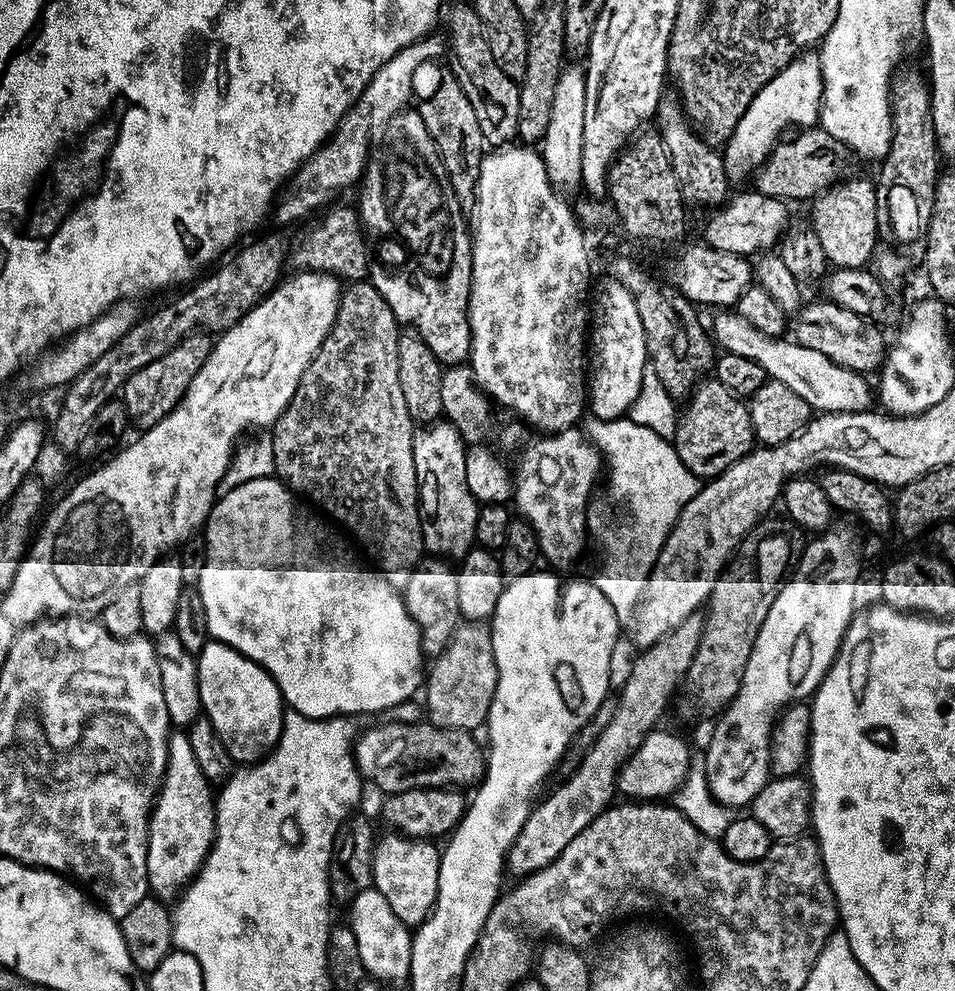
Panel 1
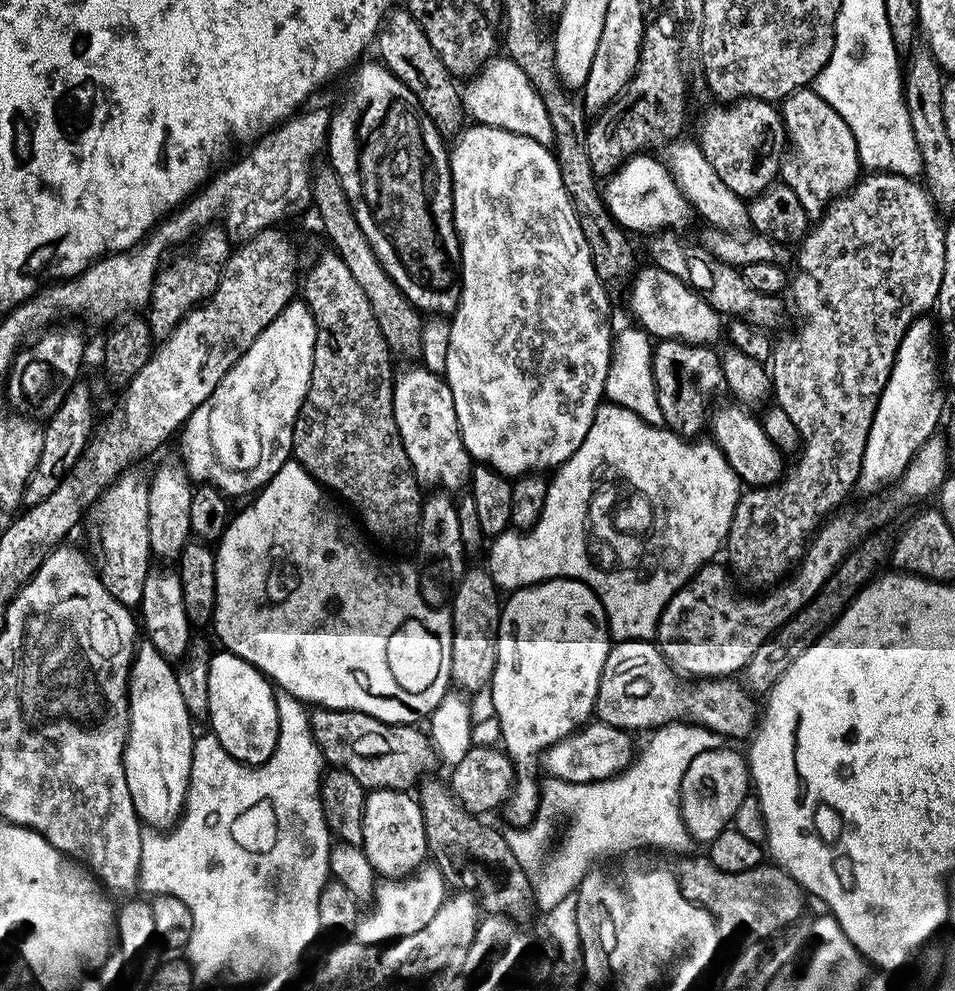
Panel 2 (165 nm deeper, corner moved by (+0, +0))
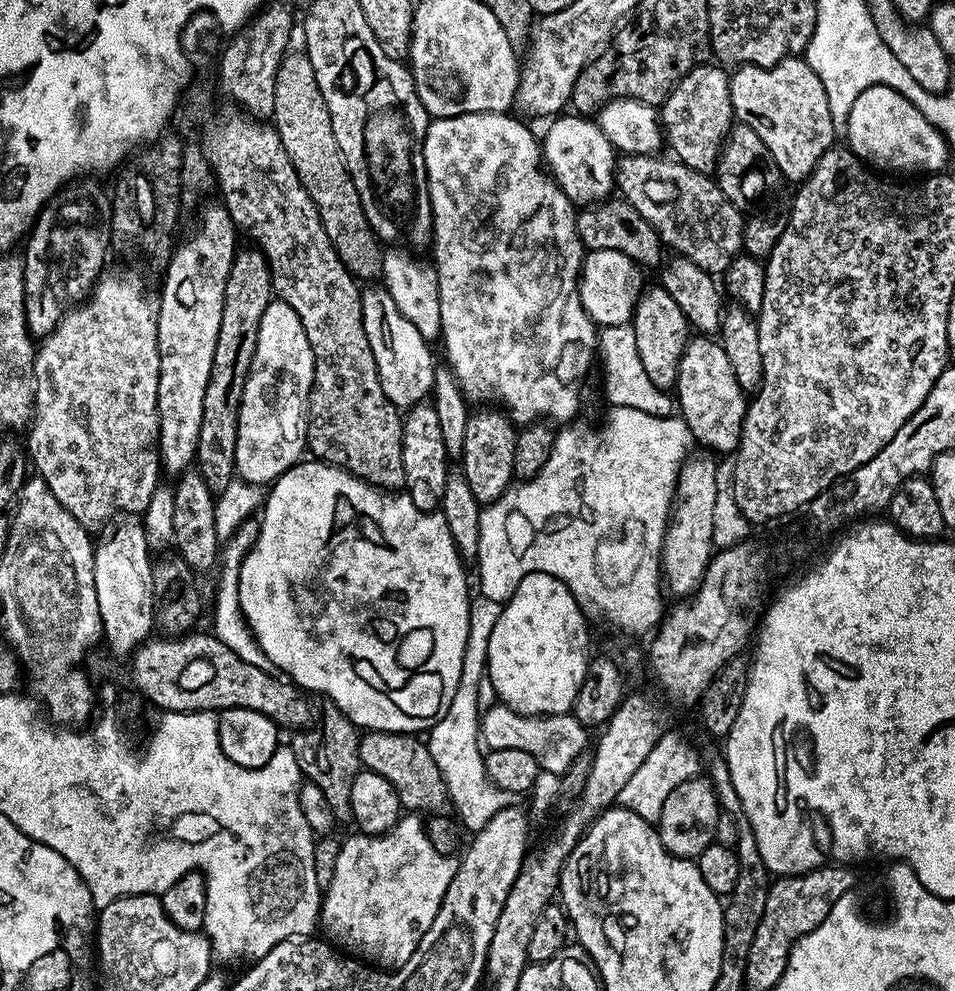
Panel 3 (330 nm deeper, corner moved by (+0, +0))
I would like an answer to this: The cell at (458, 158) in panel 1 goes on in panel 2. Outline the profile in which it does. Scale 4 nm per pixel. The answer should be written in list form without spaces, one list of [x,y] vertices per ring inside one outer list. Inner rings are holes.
[[[407,10],[396,11],[387,13],[374,41],[375,47],[380,47],[379,59],[385,68],[391,70],[412,91],[414,98],[418,98],[422,110],[426,110],[441,136],[455,137],[466,124],[461,89],[452,73],[446,70],[446,66],[442,66],[442,58],[438,58],[434,46],[430,46],[430,38],[426,38],[422,26],[418,26],[412,13]]]

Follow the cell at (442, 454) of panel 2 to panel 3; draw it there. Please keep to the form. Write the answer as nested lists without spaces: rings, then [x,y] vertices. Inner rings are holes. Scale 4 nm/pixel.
[[[368,286],[361,291],[360,301],[362,302],[362,322],[366,330],[366,338],[370,342],[370,350],[374,350],[374,366],[378,366],[378,378],[382,382],[382,394],[386,394],[386,398],[390,398],[397,410],[407,410],[413,408],[415,404],[425,403],[433,395],[434,372],[438,365],[437,359],[432,358],[429,341],[422,338],[422,334],[418,334],[418,329],[414,326],[414,322],[410,322],[402,314],[402,310],[398,310],[398,306],[394,302],[394,298],[390,298],[390,294],[383,286]]]

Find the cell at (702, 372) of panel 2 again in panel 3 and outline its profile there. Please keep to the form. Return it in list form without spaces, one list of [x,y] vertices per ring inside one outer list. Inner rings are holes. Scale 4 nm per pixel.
[[[645,287],[636,301],[630,326],[634,330],[634,343],[638,345],[638,358],[642,358],[642,366],[645,367],[650,382],[654,382],[656,388],[675,389],[680,359],[690,339],[690,325],[678,302],[670,298],[665,288]]]

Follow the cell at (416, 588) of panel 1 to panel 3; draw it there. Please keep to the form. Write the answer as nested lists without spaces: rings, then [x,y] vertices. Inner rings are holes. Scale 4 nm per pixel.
[[[432,402],[415,404],[407,409],[402,420],[402,466],[404,467],[404,488],[406,494],[414,502],[420,512],[435,512],[441,507],[448,473],[450,459],[445,443],[442,440],[441,423]]]

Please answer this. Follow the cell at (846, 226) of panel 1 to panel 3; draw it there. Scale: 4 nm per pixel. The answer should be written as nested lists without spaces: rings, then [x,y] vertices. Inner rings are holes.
[[[799,55],[779,60],[773,68],[739,65],[730,76],[730,96],[735,119],[750,126],[750,130],[766,142],[766,150],[770,150],[785,181],[807,180],[828,149],[833,147],[835,140],[832,139],[837,139],[826,90],[807,59]]]

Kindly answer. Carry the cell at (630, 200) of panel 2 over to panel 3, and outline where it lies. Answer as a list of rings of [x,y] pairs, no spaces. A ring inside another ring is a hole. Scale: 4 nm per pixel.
[[[560,114],[542,136],[542,160],[553,180],[578,208],[609,199],[614,192],[618,154],[599,123],[579,114]]]

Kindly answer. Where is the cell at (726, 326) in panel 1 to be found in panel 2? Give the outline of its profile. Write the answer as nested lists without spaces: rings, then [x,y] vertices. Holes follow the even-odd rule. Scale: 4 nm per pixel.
[[[655,266],[647,267],[641,267],[630,280],[632,293],[628,296],[628,304],[636,315],[635,323],[649,336],[660,340],[715,345],[715,340],[722,336],[721,313],[714,311],[689,284],[674,278],[674,274],[666,274],[666,270]]]

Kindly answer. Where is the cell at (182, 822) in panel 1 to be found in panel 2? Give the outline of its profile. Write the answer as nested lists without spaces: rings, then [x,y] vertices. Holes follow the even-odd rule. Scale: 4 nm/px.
[[[141,643],[132,657],[132,669],[128,672],[128,741],[124,743],[124,773],[134,810],[145,825],[168,830],[181,815],[190,782],[194,743],[192,724],[194,718],[186,710],[186,702],[182,702],[182,690],[178,690],[175,667],[166,657],[158,654],[152,644]]]

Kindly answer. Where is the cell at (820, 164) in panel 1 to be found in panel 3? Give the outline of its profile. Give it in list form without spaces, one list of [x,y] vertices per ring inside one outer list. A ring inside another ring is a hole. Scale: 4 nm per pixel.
[[[716,62],[699,64],[672,87],[672,92],[659,105],[658,115],[666,144],[672,147],[671,155],[690,170],[715,173],[720,159],[720,149],[734,123],[730,76]]]

